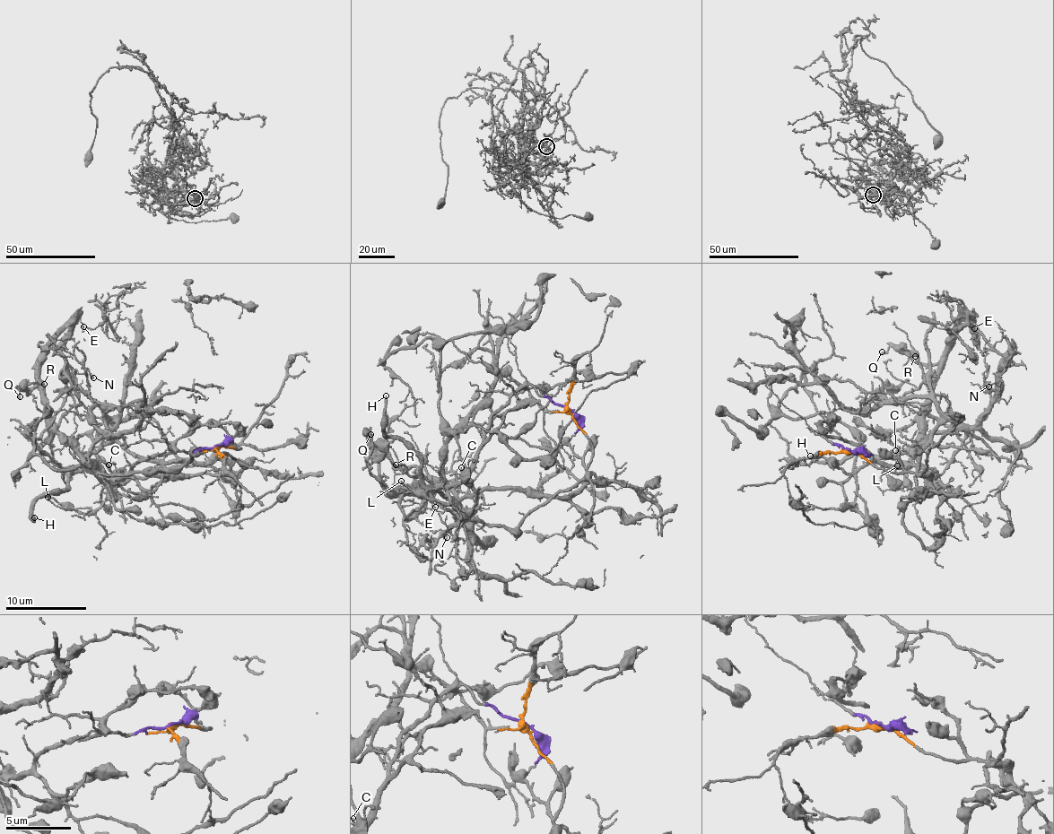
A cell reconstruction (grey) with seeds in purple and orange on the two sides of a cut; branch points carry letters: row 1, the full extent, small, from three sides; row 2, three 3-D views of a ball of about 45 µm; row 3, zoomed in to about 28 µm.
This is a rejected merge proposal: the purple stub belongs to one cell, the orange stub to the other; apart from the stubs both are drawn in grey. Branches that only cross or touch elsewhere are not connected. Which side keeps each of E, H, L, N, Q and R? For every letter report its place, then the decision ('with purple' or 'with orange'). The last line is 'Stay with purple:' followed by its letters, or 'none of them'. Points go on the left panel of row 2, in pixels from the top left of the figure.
E: at (83, 326); with purple
H: at (34, 517); with orange
L: at (47, 497); with purple
N: at (93, 377); with purple
Q: at (20, 396); with purple
R: at (44, 384); with purple
Stay with purple: E, L, N, Q, R

